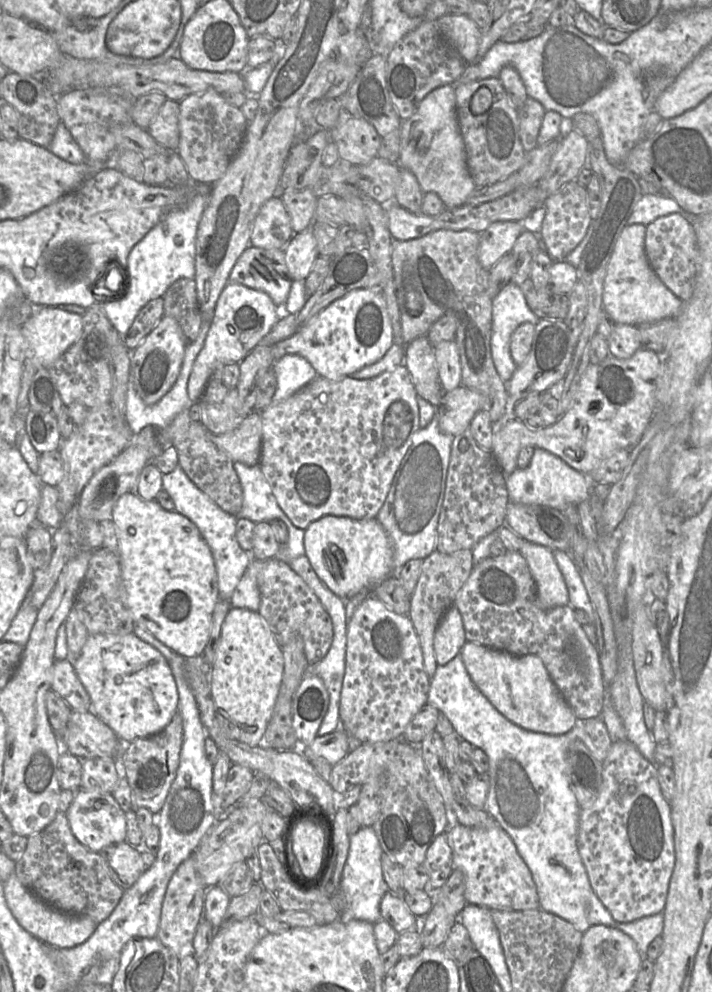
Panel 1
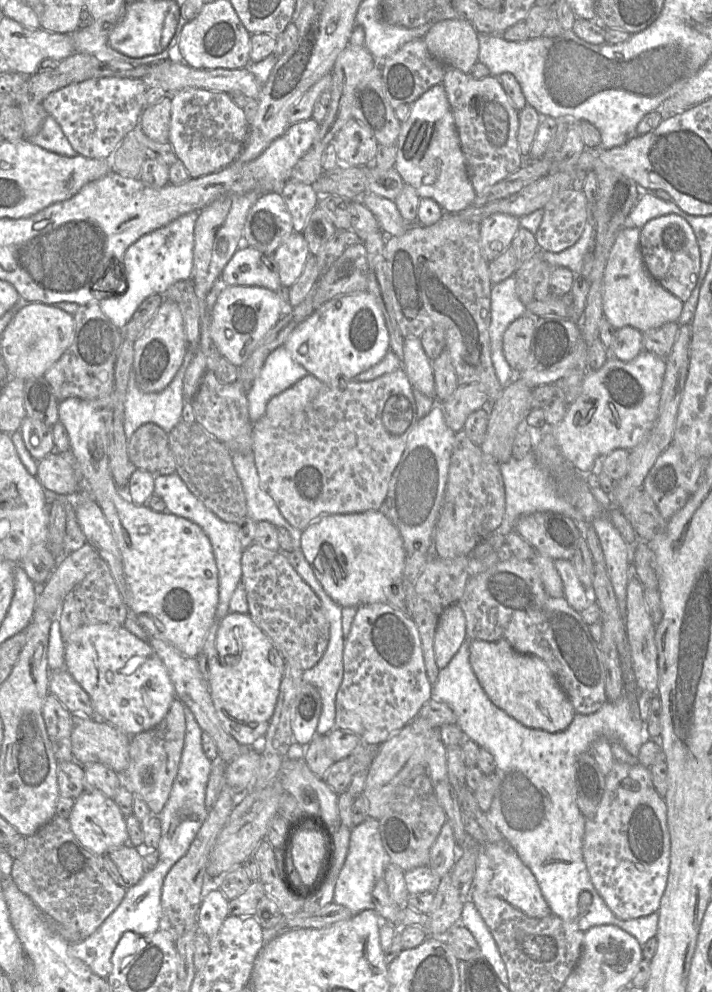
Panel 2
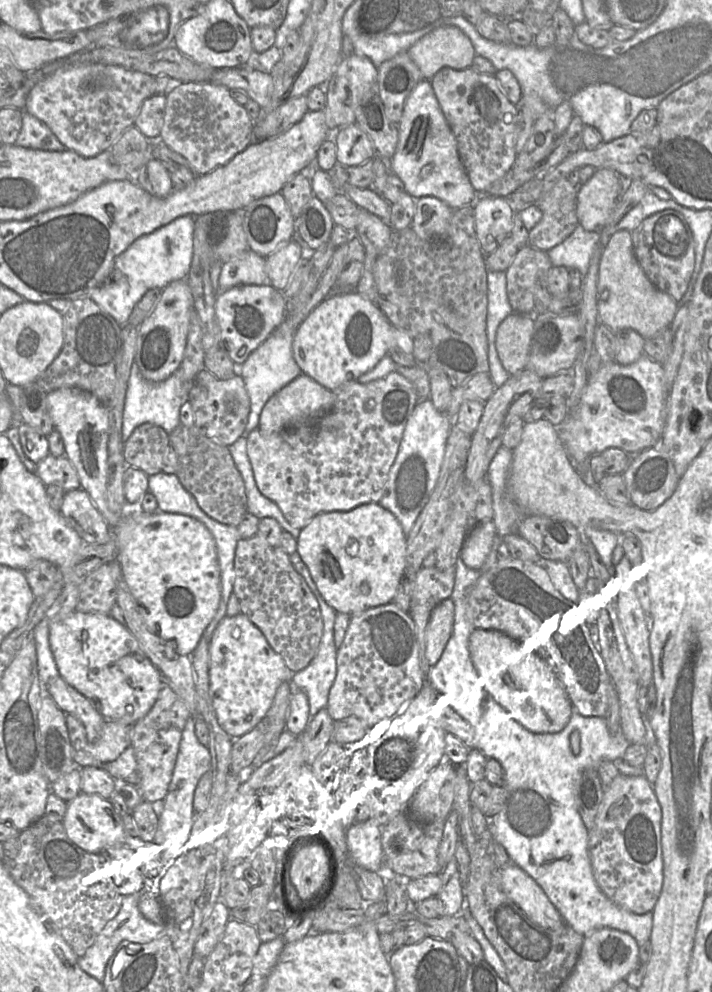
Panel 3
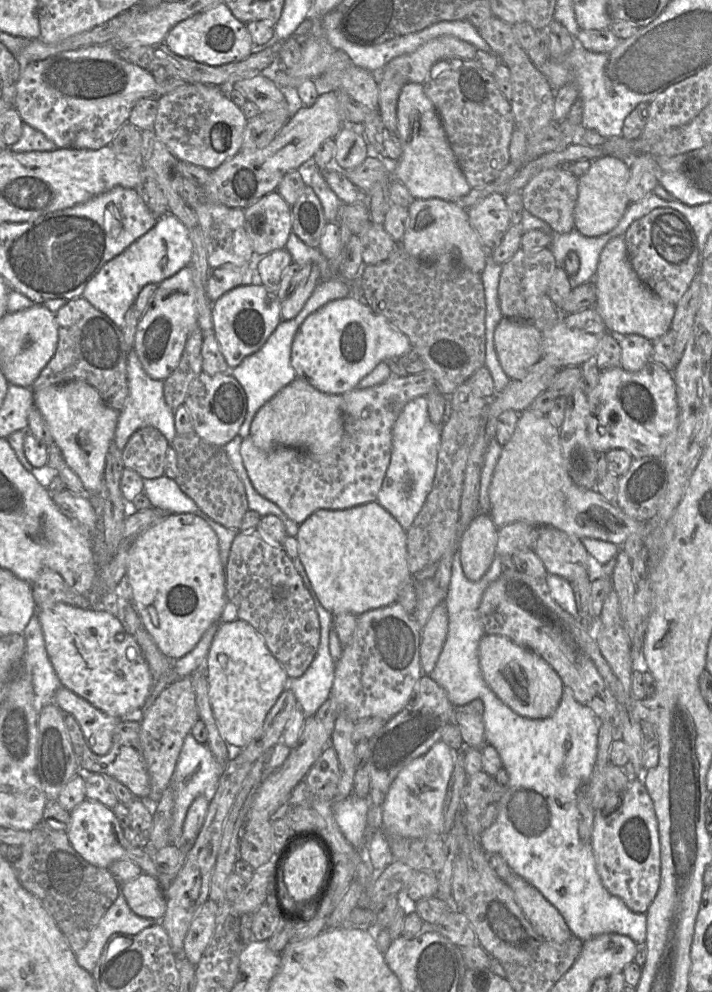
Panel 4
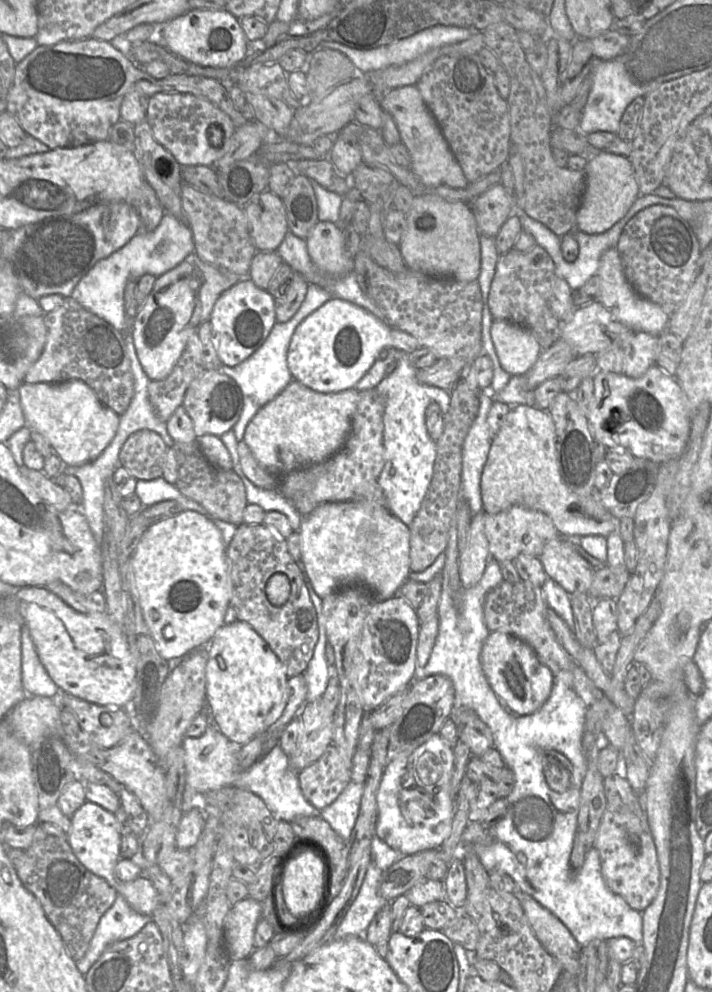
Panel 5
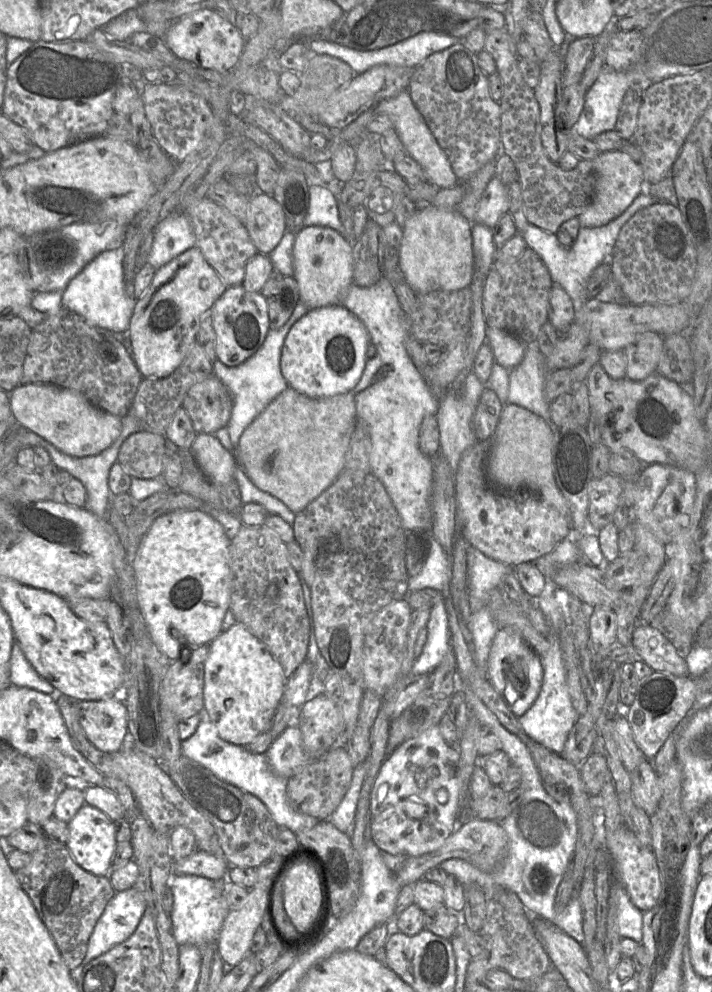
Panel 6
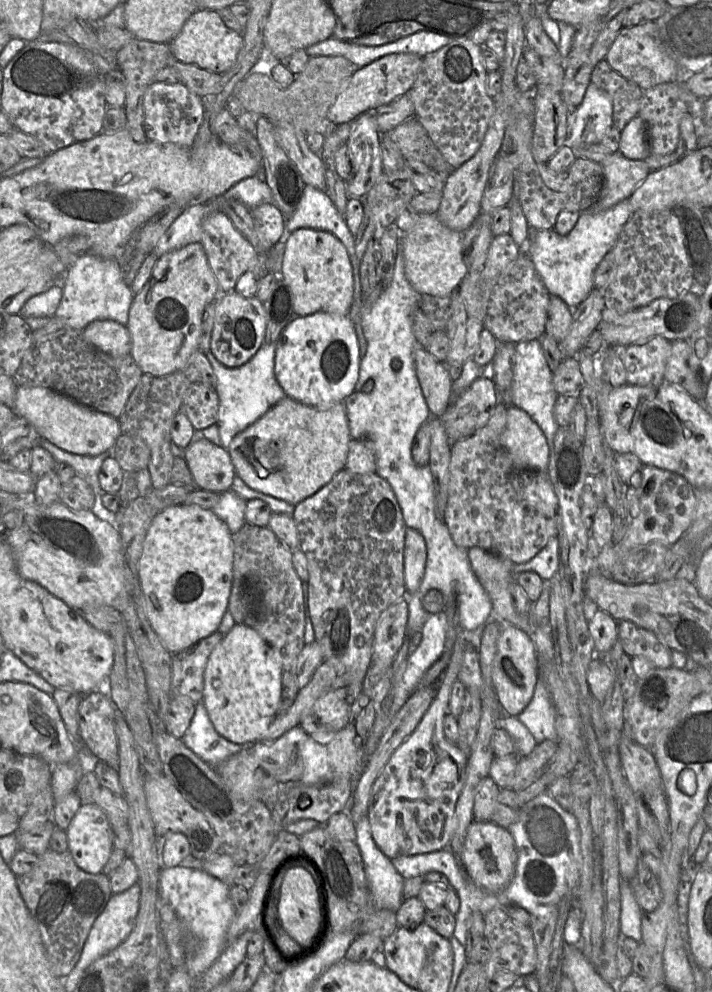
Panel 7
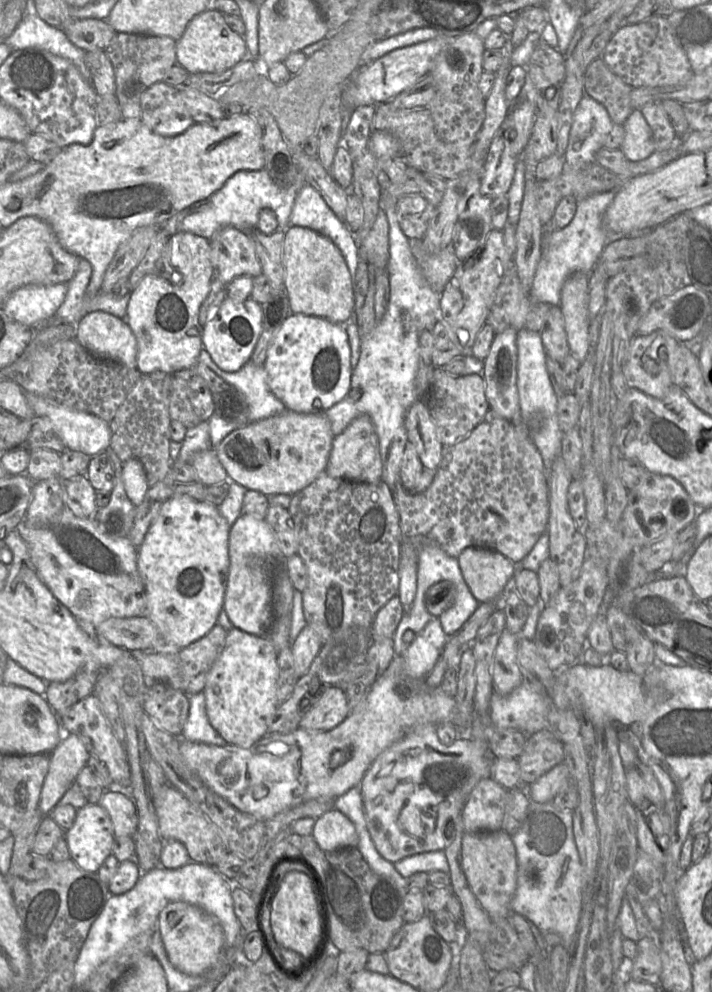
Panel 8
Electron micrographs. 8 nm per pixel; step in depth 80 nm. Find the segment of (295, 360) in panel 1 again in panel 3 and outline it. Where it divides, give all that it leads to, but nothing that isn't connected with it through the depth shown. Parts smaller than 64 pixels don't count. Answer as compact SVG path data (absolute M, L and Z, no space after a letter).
M284 321L269 337L250 354L246 362L239 366L239 375L243 378L250 398L250 413L243 436L258 428L261 411L266 402L284 386L302 374L292 354L292 343L297 328Z

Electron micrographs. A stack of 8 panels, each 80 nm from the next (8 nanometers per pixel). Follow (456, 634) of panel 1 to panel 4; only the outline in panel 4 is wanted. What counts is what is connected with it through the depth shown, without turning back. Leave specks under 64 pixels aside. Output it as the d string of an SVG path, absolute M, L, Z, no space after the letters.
M444 603L436 606L421 630L420 665L423 674L435 667L448 634L448 611Z

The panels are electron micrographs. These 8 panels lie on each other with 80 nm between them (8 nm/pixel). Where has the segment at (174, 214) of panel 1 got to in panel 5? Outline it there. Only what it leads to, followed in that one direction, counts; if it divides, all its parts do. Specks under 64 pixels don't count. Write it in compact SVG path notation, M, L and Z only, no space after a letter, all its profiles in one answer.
M165 213L155 230L139 232L125 246L98 261L78 282L70 298L104 319L116 330L122 331L124 289L128 280L137 280L144 274L159 277L175 268L193 252L195 252L194 238L189 226L175 216Z

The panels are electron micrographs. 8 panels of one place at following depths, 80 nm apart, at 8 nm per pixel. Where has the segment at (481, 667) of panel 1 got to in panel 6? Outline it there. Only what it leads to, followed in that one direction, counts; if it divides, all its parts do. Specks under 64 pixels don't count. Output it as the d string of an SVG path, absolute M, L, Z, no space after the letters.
M502 627L497 630L488 656L486 673L496 692L517 717L525 714L533 705L543 682L541 657L513 628Z

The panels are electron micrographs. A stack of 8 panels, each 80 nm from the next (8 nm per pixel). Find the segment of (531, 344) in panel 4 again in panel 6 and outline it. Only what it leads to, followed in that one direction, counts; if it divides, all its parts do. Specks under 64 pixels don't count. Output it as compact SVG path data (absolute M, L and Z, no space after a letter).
M487 327L487 340L494 360L507 370L517 367L523 360L526 344L514 335L498 328Z

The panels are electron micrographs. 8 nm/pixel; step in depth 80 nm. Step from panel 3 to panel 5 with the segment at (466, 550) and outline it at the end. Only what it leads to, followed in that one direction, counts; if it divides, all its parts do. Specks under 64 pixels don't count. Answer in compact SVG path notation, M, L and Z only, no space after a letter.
M484 513L476 514L470 523L468 542L459 555L459 574L464 588L468 589L481 580L491 559L485 534Z

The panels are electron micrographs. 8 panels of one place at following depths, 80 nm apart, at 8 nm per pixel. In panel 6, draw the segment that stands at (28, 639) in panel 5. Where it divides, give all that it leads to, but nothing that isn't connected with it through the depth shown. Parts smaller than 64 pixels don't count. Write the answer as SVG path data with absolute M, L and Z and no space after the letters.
M16 642L13 644L10 658L10 683L32 688L52 696L57 695L56 688L38 674Z

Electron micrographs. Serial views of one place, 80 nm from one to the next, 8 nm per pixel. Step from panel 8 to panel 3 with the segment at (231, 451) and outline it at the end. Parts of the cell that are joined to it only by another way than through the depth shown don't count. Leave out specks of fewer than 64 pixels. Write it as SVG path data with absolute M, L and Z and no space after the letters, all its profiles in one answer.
M301 374L275 393L264 405L258 429L269 435L324 414L334 404L334 394L305 374Z

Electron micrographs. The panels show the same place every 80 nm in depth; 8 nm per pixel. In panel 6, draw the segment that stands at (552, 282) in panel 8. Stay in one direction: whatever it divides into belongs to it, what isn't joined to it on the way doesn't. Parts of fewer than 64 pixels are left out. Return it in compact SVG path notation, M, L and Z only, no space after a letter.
M645 191L642 192L619 217L608 224L595 228L580 227L576 241L569 249L560 244L555 234L532 224L528 224L521 235L524 237L528 248L534 250L543 260L551 275L553 284L561 286L567 292L577 309L588 300L586 288L590 275L599 265L609 260L624 225L638 211L658 202L662 201L655 199Z

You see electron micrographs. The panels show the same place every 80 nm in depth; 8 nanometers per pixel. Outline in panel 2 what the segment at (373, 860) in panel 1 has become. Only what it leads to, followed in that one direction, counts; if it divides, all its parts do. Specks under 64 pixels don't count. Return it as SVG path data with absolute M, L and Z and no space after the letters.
M368 817L351 829L348 853L335 885L333 902L347 907L354 914L374 909L372 892L375 884L384 879L388 863L389 856L383 847L379 832L379 820Z

